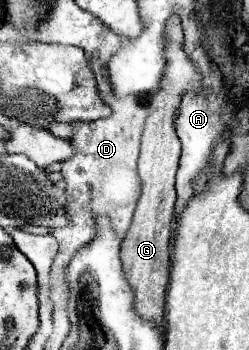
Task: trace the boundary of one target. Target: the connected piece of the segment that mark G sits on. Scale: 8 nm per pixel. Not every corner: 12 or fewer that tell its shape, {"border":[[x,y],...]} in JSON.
{"border":[[168,22],[168,68],[152,98],[142,196],[122,264],[142,318],[164,326],[174,174],[174,110],[200,74]]}

